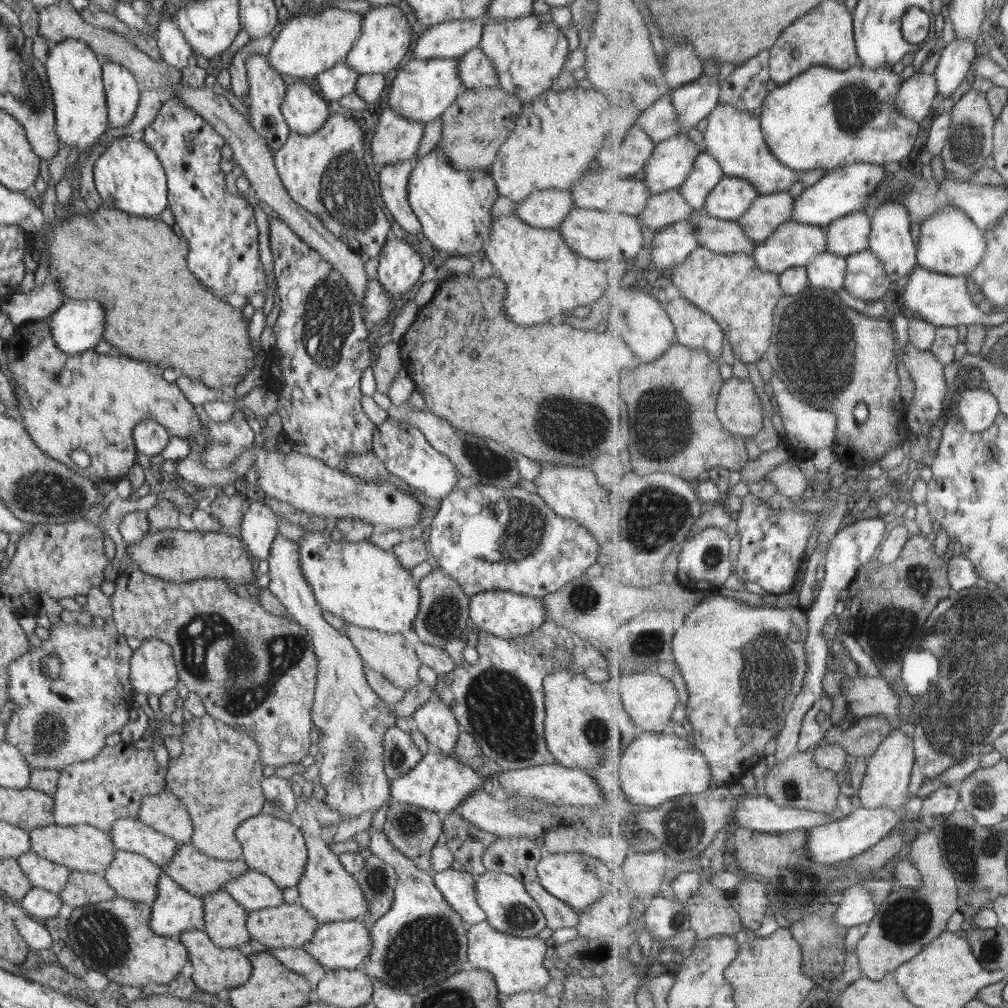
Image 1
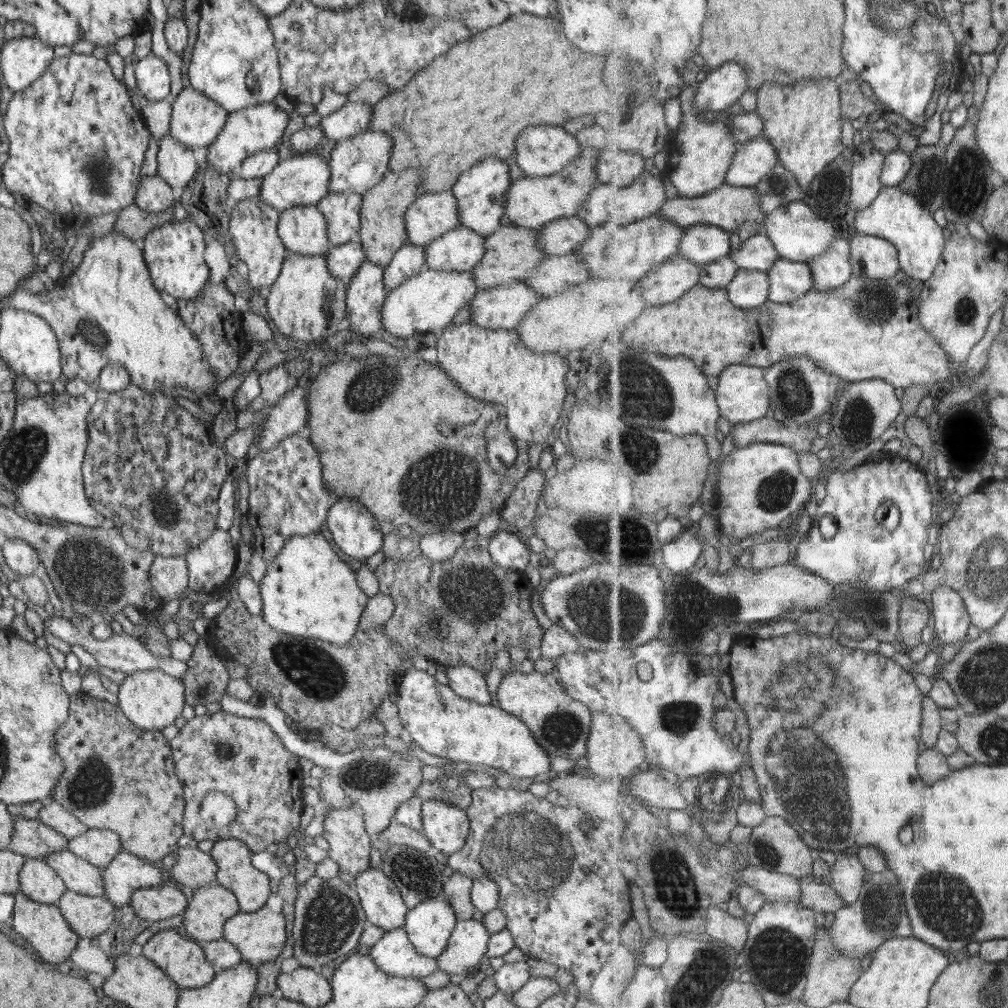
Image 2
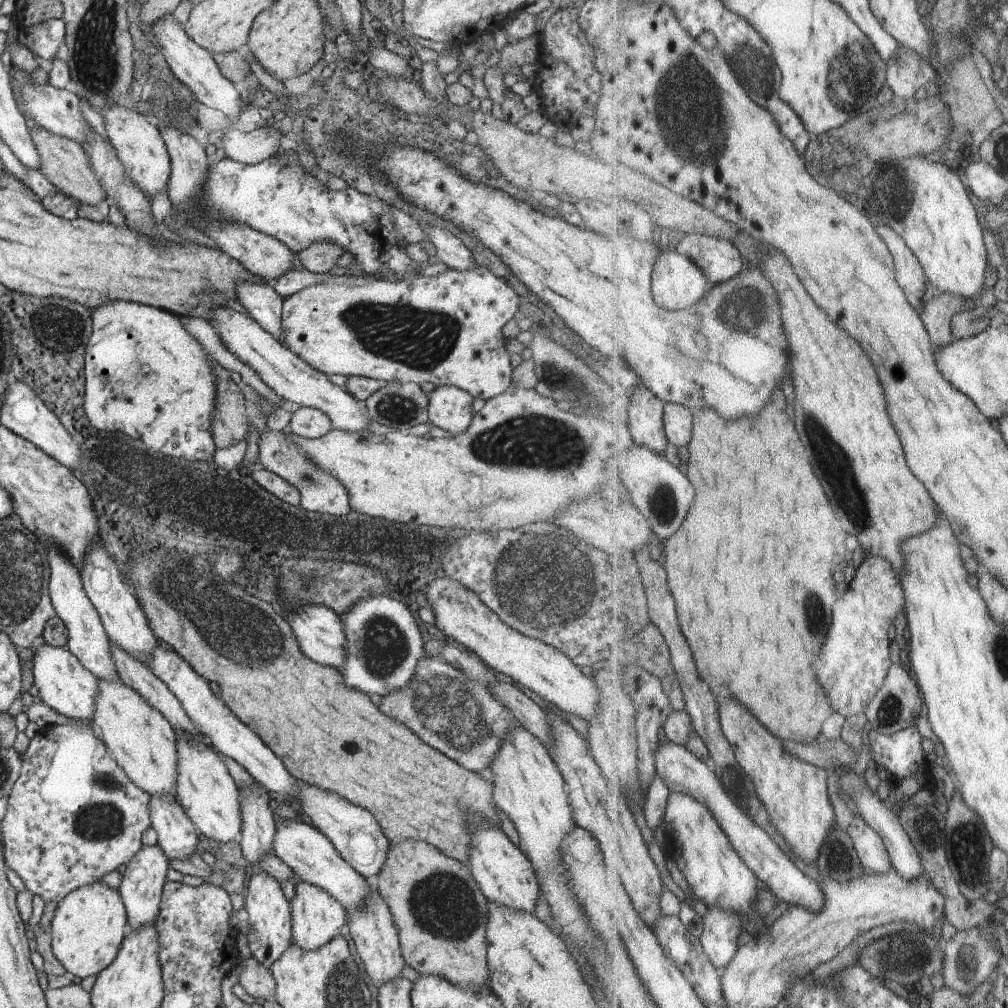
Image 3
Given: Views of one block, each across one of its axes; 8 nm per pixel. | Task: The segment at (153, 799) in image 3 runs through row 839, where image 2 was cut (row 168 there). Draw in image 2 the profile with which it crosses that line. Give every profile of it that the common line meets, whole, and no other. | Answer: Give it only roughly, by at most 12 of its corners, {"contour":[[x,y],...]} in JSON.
{"contour":[[168,132],[158,142],[157,174],[178,193],[199,165]]}

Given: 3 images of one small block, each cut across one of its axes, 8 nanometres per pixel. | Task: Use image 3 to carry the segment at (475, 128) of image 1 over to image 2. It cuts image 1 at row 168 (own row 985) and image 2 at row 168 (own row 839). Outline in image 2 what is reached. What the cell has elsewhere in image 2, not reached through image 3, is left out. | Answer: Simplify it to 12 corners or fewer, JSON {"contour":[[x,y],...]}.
{"contour":[[420,168],[386,172],[362,194],[365,260],[386,267],[408,240]]}

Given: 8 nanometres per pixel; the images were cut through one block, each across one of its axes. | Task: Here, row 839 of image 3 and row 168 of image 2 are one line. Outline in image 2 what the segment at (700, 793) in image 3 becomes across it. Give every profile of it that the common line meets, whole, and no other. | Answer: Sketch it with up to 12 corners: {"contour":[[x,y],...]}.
{"contour":[[768,138],[742,144],[728,183],[756,187],[780,164]]}

